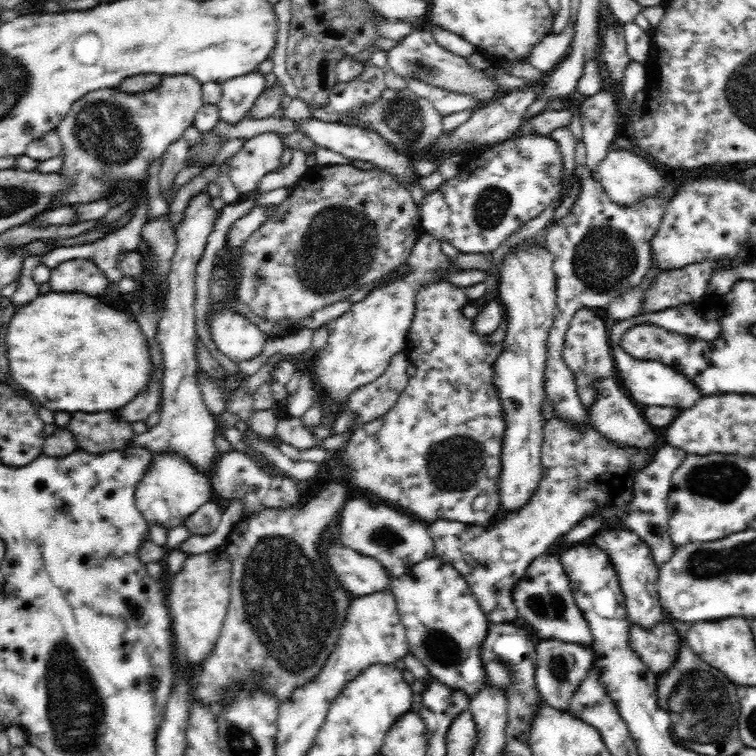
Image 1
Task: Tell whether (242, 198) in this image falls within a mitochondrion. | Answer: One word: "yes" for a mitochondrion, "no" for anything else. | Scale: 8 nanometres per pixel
no

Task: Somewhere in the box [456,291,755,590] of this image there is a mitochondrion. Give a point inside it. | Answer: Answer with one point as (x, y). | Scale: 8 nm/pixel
(718, 478)

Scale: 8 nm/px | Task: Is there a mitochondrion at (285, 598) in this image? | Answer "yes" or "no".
yes

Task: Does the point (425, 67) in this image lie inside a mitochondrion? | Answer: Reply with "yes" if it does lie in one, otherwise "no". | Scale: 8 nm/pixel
yes

